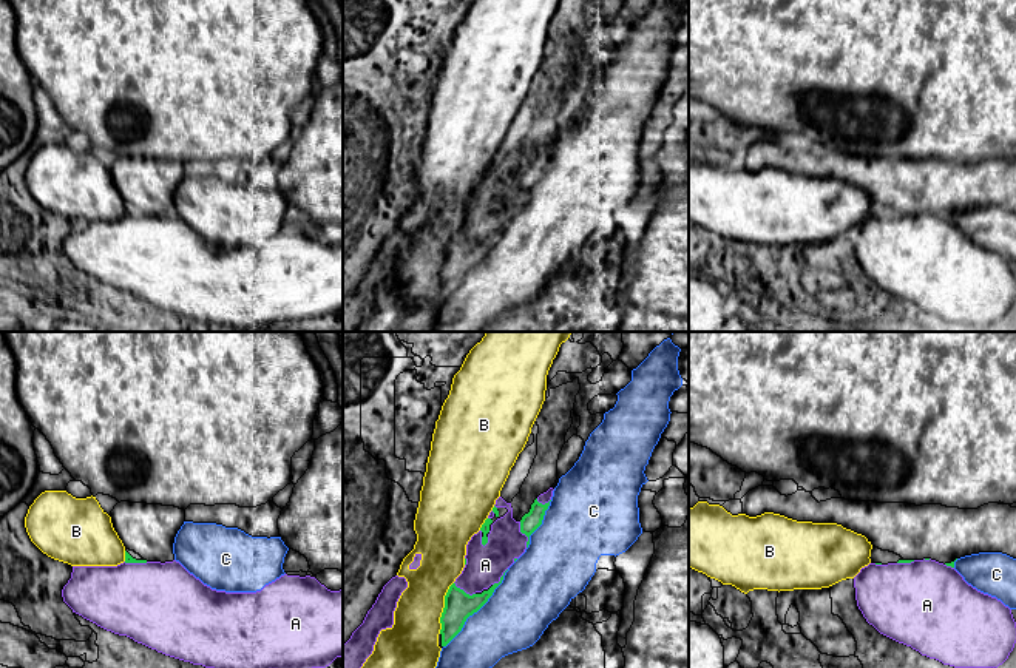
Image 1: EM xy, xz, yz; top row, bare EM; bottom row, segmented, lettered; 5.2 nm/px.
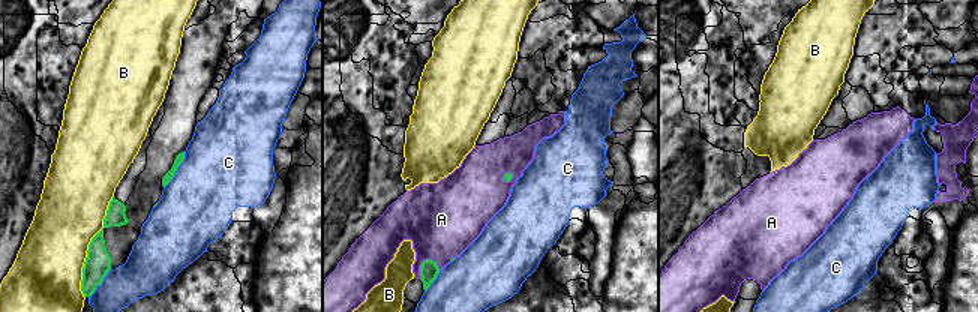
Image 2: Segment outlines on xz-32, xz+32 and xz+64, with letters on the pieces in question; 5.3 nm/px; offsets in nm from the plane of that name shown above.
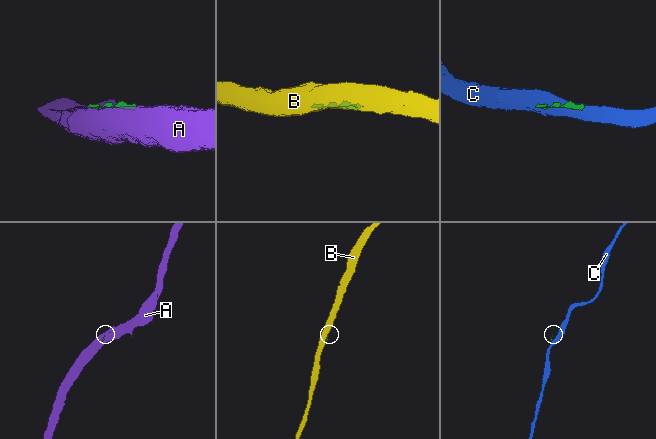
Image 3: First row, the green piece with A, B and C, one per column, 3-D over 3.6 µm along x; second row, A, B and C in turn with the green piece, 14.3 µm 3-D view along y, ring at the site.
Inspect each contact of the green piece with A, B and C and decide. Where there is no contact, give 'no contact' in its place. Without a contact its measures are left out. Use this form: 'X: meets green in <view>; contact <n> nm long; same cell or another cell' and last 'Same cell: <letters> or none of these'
A: meets green in xz; contact 140 nm long; same cell
B: meets green in xz; contact 280 nm long; another cell
C: meets green in xz; contact 550 nm long; another cell
Same cell: A

